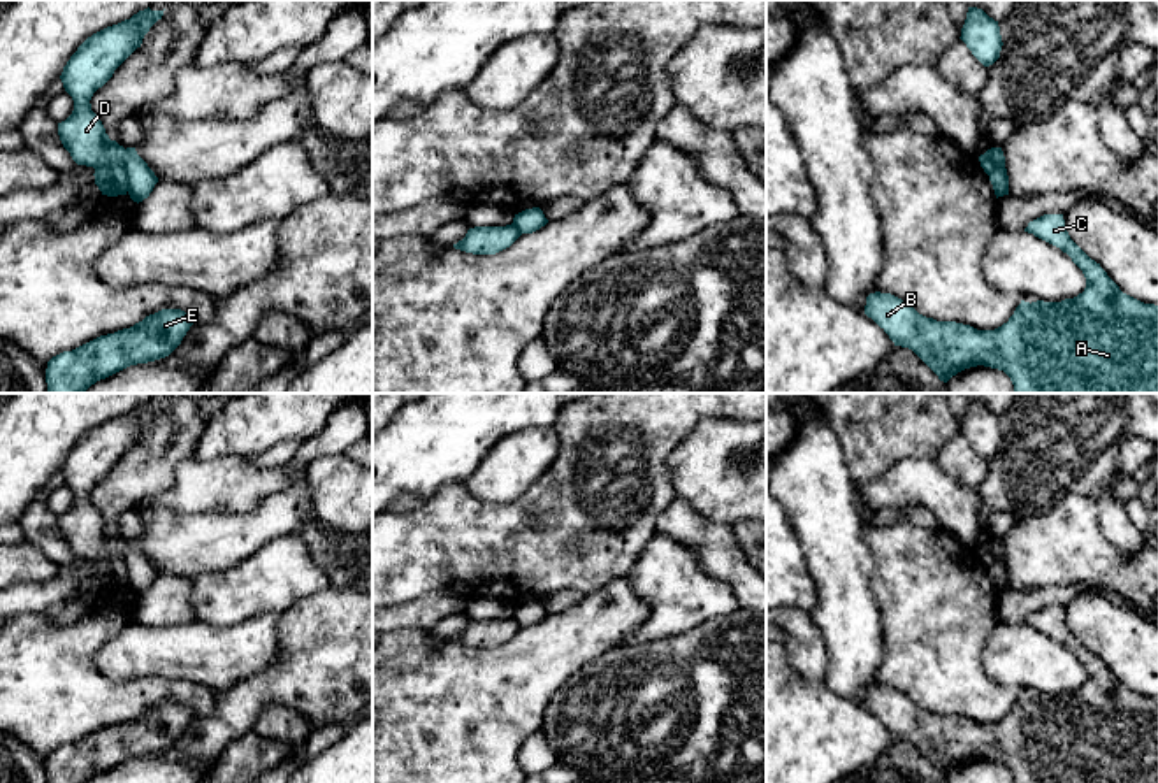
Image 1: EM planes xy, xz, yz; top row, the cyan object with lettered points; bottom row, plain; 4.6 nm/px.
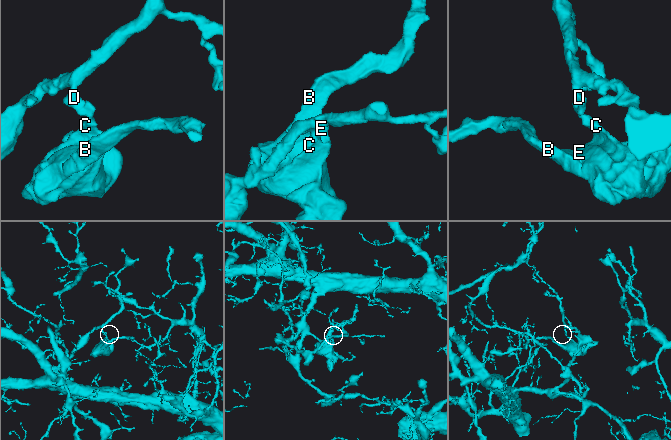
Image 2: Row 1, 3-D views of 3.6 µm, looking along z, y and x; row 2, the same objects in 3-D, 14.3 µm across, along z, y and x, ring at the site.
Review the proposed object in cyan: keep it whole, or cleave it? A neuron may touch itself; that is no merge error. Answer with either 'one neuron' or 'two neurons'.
two neurons

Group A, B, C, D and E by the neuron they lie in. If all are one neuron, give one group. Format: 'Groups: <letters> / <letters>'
Groups: A B C E / D

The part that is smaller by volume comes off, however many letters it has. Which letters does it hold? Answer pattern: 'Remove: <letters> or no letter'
Remove: A, B, C, E

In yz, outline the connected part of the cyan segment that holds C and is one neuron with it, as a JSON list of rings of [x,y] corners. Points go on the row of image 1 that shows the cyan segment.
[[[1044,214],[1024,232],[1072,258],[1086,277],[1082,293],[1061,302],[1021,300],[1009,321],[995,330],[926,318],[905,300],[880,291],[866,297],[865,314],[894,346],[912,349],[944,383],[965,369],[984,365],[1003,370],[1016,393],[1158,393],[1158,305],[1123,293],[1070,239],[1063,214]]]

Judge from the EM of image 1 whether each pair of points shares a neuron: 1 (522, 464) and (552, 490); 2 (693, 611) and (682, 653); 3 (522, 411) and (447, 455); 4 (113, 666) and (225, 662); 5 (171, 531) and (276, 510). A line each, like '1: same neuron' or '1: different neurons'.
1: different neurons
2: different neurons
3: same neuron
4: same neuron
5: same neuron

